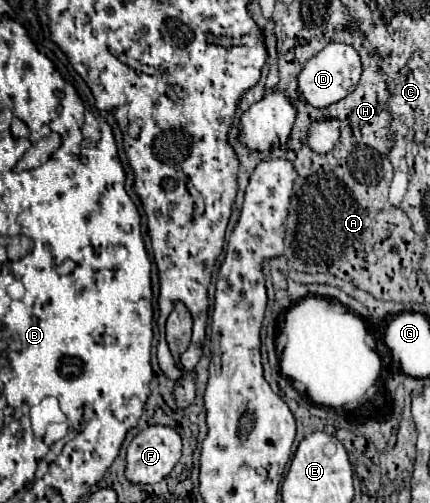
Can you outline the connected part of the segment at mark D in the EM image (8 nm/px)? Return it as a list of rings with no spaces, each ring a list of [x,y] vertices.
[[[328,43],[318,55],[308,59],[302,67],[302,71],[296,75],[296,85],[298,85],[298,97],[312,107],[324,109],[340,99],[344,99],[348,93],[354,91],[358,79],[362,73],[362,63],[360,55],[344,43]]]

